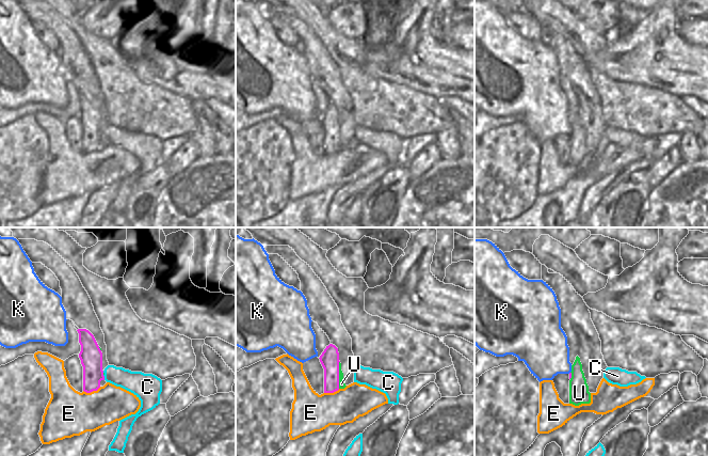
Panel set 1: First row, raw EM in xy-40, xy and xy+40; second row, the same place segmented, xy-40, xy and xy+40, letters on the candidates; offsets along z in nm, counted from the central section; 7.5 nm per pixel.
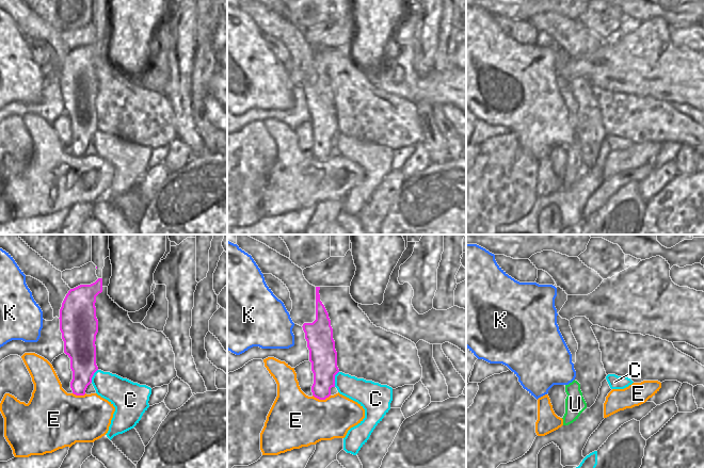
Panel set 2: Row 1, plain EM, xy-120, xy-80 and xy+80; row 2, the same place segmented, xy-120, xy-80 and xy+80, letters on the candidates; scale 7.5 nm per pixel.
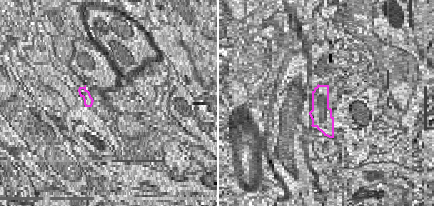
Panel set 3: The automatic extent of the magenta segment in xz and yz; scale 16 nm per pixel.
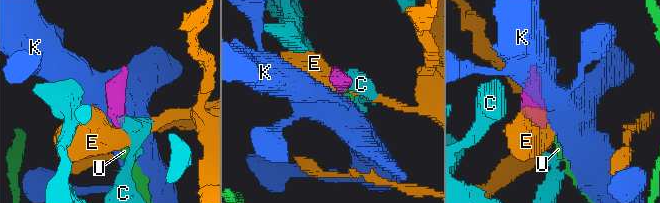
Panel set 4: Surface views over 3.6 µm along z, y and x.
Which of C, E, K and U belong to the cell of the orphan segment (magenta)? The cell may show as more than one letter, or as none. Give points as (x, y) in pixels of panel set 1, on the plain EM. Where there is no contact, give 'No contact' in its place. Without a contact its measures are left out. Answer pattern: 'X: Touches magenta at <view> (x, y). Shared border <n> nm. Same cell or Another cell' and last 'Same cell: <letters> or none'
C: Touches magenta at xy-40 (103, 138). Shared border 40 nm. Another cell
E: Touches magenta at xy-40 (92, 152). Shared border 140 nm. Another cell
K: No contact. Another cell
U: Touches magenta at xy (338, 136). Shared border 200 nm. Same cell
Same cell: U

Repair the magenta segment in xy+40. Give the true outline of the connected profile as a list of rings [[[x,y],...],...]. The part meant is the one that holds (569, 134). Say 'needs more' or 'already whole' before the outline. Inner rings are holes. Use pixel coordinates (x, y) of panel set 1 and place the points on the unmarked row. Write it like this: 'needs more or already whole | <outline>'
needs more | [[[577,116],[569,133],[569,164],[579,167],[591,163],[591,154],[582,131],[580,119]]]

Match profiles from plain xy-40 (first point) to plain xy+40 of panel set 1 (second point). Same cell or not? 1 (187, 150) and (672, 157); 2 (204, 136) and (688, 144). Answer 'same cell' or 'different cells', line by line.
1: same cell
2: same cell

